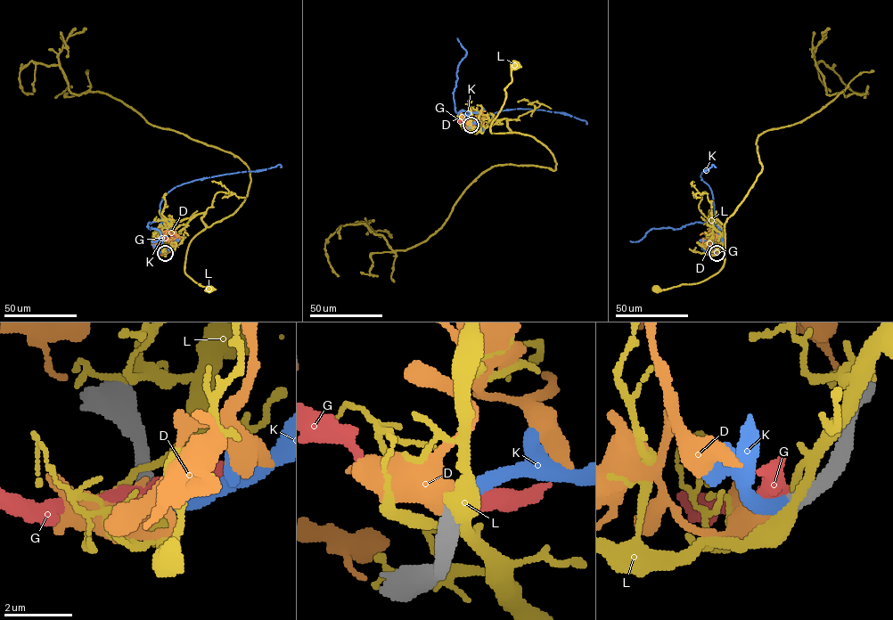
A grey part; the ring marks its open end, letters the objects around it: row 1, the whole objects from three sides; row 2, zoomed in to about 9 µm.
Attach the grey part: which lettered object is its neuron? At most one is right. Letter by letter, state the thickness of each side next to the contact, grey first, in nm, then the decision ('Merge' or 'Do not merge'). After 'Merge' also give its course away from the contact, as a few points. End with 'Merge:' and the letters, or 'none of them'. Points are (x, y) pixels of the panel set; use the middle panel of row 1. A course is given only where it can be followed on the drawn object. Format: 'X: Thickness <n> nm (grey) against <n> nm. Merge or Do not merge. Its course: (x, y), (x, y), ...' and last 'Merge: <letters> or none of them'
D: Thickness 480 nm (grey) against 750 nm. Do not merge
G: Thickness 500 nm (grey) against 500 nm. Do not merge
K: Thickness 500 nm (grey) against 440 nm. Merge. Its course: (471, 125), (479, 121), (472, 118), (465, 122), (515, 109), (563, 112), (585, 120), (586, 124)
L: Thickness 550 nm (grey) against 400 nm. Do not merge
Merge: K

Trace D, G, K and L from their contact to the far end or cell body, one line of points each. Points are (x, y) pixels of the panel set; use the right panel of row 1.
D: (716, 254), (711, 253), (712, 238), (708, 237), (711, 232), (706, 233), (708, 248), (723, 243)
G: (716, 253), (712, 252), (709, 235)
K: (716, 253), (710, 238), (714, 223), (713, 196), (700, 177), (712, 164), (716, 167)
L: (716, 253), (724, 237), (714, 228), (711, 213), (724, 228), (723, 267), (695, 283), (655, 288)

